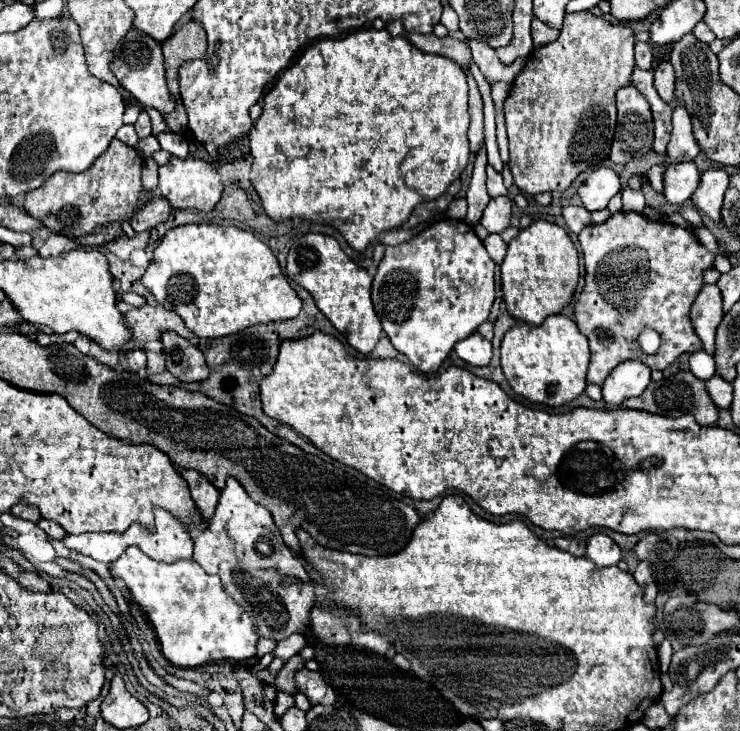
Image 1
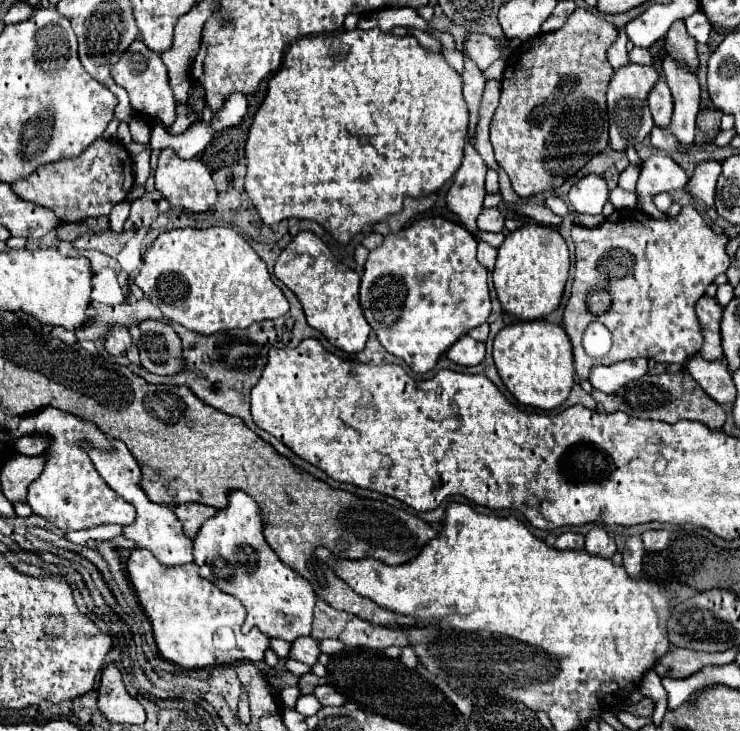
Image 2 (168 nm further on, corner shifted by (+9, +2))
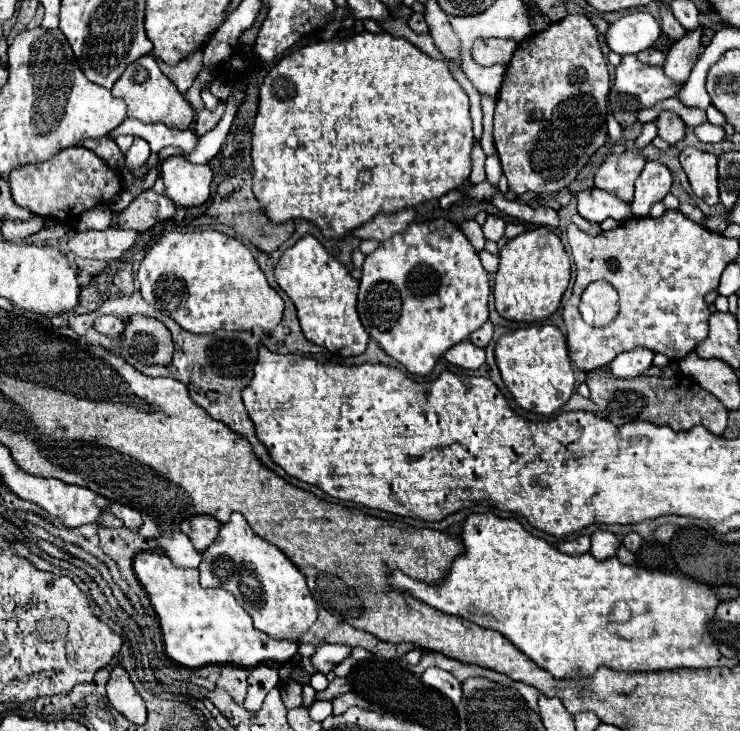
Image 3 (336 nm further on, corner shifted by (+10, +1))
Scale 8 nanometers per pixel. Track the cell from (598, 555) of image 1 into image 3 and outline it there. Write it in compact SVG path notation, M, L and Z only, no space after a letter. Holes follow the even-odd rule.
M596 530L596 532L592 534L590 554L592 554L596 560L612 558L612 556L616 556L616 550L618 550L618 538L616 538L612 532Z

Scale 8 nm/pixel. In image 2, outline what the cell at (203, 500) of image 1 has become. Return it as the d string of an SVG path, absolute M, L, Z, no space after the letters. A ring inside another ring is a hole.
M183 503L183 505L175 507L175 515L183 523L185 535L189 539L195 539L195 535L199 533L199 527L207 519L211 519L211 515L215 515L215 509L207 507L207 505L201 505L201 503Z

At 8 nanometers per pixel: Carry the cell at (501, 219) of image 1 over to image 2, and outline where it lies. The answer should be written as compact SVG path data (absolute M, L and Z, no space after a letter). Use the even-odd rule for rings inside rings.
M483 209L481 215L477 217L477 225L481 231L489 231L489 233L499 233L503 231L503 215L499 213L499 209Z

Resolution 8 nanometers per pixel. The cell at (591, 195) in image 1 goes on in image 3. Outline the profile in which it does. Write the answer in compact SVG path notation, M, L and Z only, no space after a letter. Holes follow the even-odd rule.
M598 188L578 192L576 202L578 202L578 214L590 222L602 224L606 218L624 222L632 216L628 204L622 204L616 196L610 196L608 192L602 192Z

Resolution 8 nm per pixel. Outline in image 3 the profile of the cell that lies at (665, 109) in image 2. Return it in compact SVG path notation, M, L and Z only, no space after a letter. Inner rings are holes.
M662 110L654 122L658 126L658 136L668 144L676 144L678 140L684 138L684 122L678 114L670 110Z

